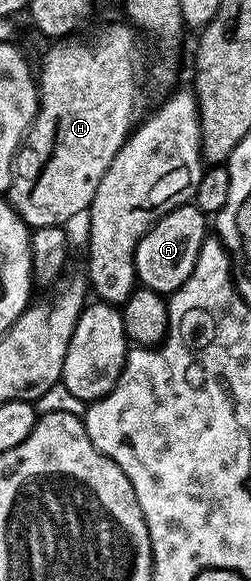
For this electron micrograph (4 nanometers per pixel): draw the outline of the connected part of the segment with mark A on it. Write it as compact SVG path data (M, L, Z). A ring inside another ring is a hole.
M195 202L183 203L175 207L166 217L162 217L138 241L138 249L134 253L134 269L141 287L149 287L159 295L168 297L177 291L194 273L194 261L198 261L198 249L202 249L206 232L204 232L206 216L199 211Z

